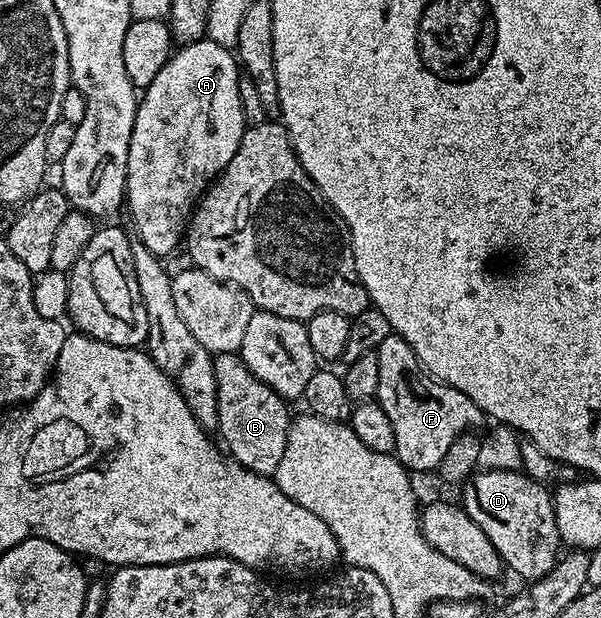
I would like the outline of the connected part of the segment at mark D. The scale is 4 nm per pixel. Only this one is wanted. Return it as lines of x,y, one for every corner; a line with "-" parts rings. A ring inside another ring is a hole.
493,468
476,471
462,489
461,507
467,511
469,518
473,518
473,522
477,522
477,526
481,526
481,530
485,530
504,565
527,580
523,582
542,580
561,556
555,502
547,488
546,483
534,480
522,470

